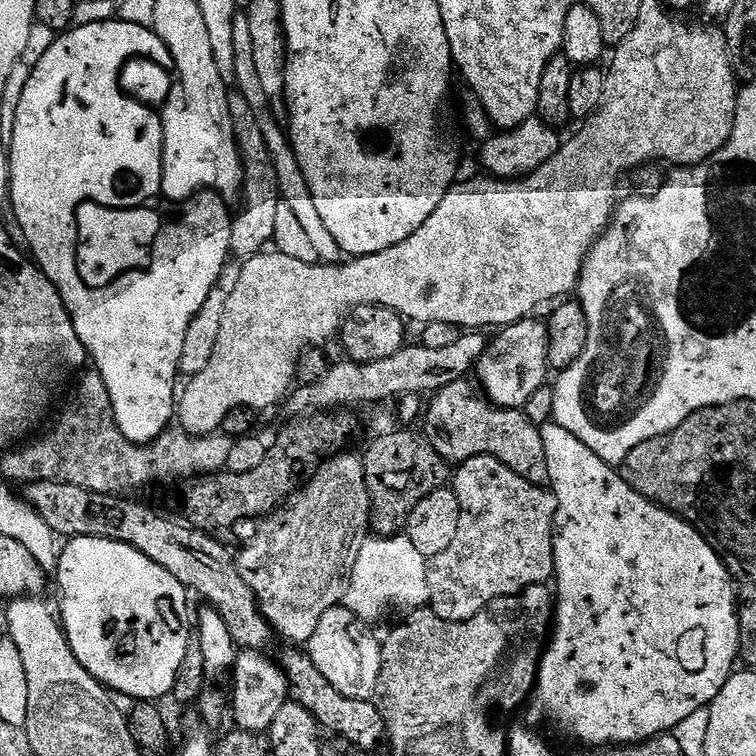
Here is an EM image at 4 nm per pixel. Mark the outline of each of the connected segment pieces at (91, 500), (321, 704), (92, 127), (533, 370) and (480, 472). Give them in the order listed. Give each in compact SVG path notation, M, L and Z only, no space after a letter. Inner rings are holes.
M34 482L23 489L22 496L27 505L49 524L57 537L106 538L134 546L134 550L146 554L150 562L158 562L158 566L174 574L174 578L178 578L178 582L182 582L189 593L196 595L197 592L207 607L222 614L222 622L226 622L237 649L264 650L274 640L272 627L260 612L254 590L246 586L233 553L228 553L217 537L198 530L179 515L163 516L144 504L135 504L132 501L135 499L98 494L66 482Z
M296 646L285 647L285 652L278 656L278 665L284 671L284 677L288 680L288 695L291 703L298 706L306 706L310 714L314 714L317 724L325 733L333 732L341 736L348 744L368 752L376 748L386 740L384 719L372 700L359 700L358 698L346 698L314 666L314 662L308 657L307 651Z
M113 18L106 22L94 22L94 26L71 27L67 32L57 35L56 40L40 56L37 64L31 65L32 73L26 82L26 90L22 90L22 99L18 102L18 114L14 114L14 134L10 141L8 154L8 174L10 177L10 209L20 223L20 232L28 243L27 251L31 259L40 265L41 270L54 282L70 318L74 322L74 330L88 351L95 371L99 372L106 390L110 394L110 402L114 410L114 418L118 430L126 434L131 444L150 444L157 440L163 432L167 432L178 412L178 387L176 380L180 376L180 359L182 358L182 342L186 342L186 330L190 330L190 322L206 306L206 298L221 283L220 275L230 261L230 232L233 213L227 203L217 206L214 202L194 202L192 199L183 202L169 202L160 196L160 154L164 139L164 125L161 117L153 109L142 105L131 105L112 93L114 87L114 66L120 65L122 57L131 60L136 57L153 60L154 63L167 65L170 57L166 42L158 38L152 28L134 26L134 22L126 22L122 18ZM120 112L124 120L119 118Z
M536 319L519 320L517 324L507 325L497 331L496 340L494 336L475 366L474 376L483 395L498 408L523 409L530 396L543 387L548 380L547 376L550 376L548 325L543 319Z
M479 456L470 458L465 464L459 465L454 472L454 491L458 498L460 507L460 517L458 518L458 535L455 536L454 542L442 550L442 554L431 557L428 560L428 604L432 612L438 614L438 618L449 620L450 622L462 622L474 618L474 614L481 612L486 605L494 602L503 596L513 596L522 590L526 590L532 584L548 584L556 575L556 563L554 562L554 542L553 535L556 531L556 493L547 487L532 484L526 478L514 474L510 466L498 462L498 458L489 456Z

